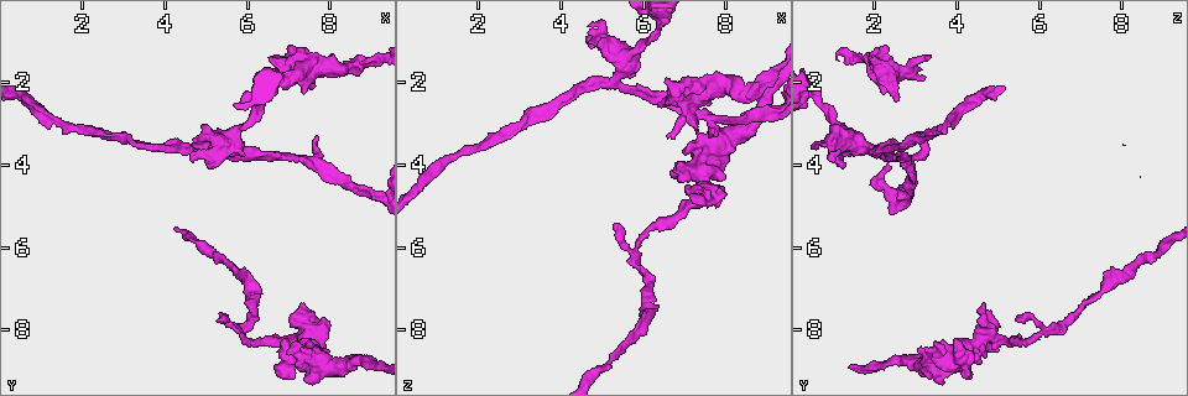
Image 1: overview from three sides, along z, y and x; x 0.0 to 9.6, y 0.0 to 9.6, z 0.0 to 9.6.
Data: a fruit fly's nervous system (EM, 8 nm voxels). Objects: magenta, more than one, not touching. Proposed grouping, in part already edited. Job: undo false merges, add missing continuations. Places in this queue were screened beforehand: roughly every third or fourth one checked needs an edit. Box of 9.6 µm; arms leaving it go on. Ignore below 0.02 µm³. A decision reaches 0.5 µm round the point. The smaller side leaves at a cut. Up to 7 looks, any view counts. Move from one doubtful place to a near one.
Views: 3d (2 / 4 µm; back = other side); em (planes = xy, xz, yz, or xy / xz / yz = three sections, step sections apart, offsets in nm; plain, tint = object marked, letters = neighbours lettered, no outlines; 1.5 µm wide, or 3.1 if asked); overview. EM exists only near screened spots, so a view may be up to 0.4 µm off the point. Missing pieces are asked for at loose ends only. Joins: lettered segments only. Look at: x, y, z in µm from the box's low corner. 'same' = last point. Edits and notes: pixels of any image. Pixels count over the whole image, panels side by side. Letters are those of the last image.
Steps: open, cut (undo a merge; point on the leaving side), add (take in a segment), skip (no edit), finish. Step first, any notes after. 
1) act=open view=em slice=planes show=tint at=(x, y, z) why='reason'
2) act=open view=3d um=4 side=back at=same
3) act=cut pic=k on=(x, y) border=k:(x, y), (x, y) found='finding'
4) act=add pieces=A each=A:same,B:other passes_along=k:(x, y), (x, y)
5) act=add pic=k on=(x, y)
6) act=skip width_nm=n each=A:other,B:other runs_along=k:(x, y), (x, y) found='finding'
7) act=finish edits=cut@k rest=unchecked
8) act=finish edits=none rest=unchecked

act=open view=em slice=planes show=tint at=(8.75, 1.50, 2.10) why='sudden change in width'

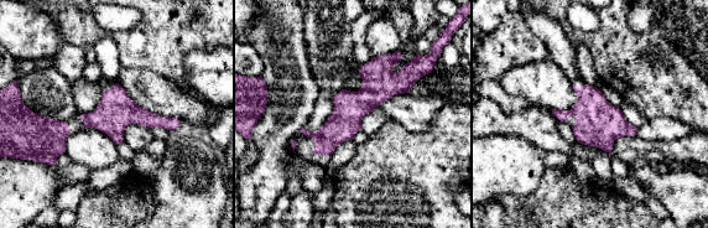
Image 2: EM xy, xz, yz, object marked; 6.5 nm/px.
act=open view=em slice=planes show=letters at=same why='what lies round it'

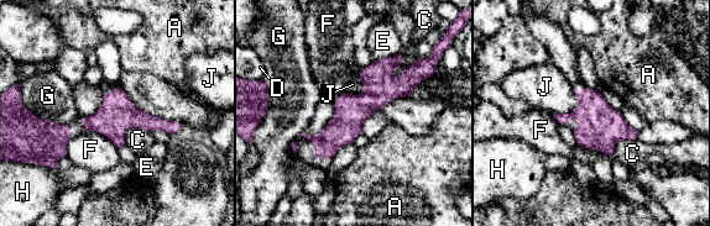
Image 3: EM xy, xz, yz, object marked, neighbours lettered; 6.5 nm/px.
act=skip each=A:other,C:other,D:other,E:other,F:other,G:other,H:other,J:other border=3:(573, 89), (578, 105), (554, 114) found='all the same neuron'

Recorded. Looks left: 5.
act=open view=3d um=4 at=(6.45, 2.30, 0.60) why='thick turns thin'

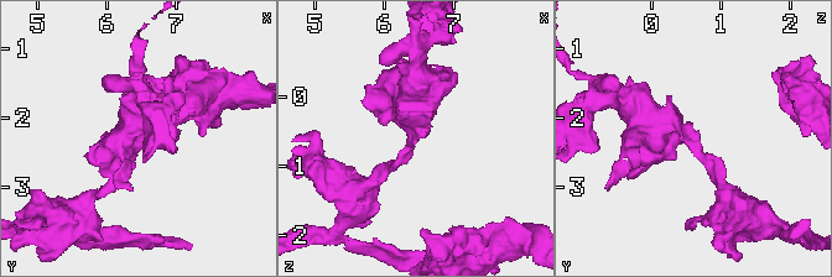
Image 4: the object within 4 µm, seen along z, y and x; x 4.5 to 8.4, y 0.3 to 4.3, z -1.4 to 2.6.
act=open view=em slice=planes show=plain at=(6.40, 2.40, 0.60) arm_widths_nm=180,600

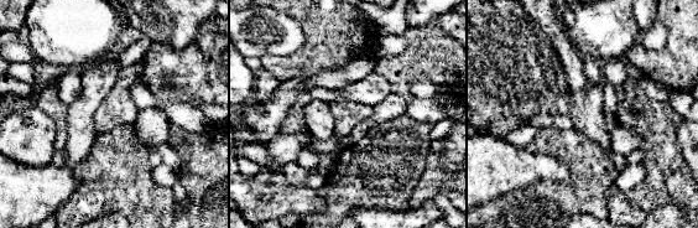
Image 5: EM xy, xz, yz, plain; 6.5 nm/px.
act=open view=em slice=planes show=letters at=same

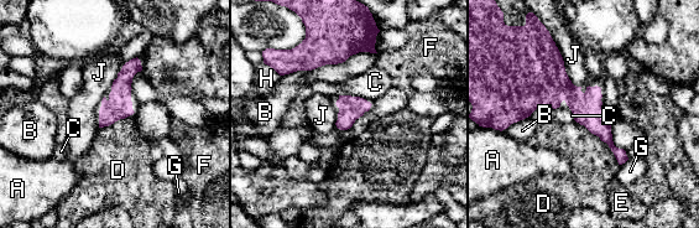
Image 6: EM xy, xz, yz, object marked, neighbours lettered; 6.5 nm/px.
act=skip each=A:other,B:other,C:other,D:other,E:other,F:other,G:other,H:other,J:other runs_along=6:(512, 104), (568, 94), (624, 157) found='all the same neuron'

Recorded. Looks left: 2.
act=finish edits=none rest=unchecked

